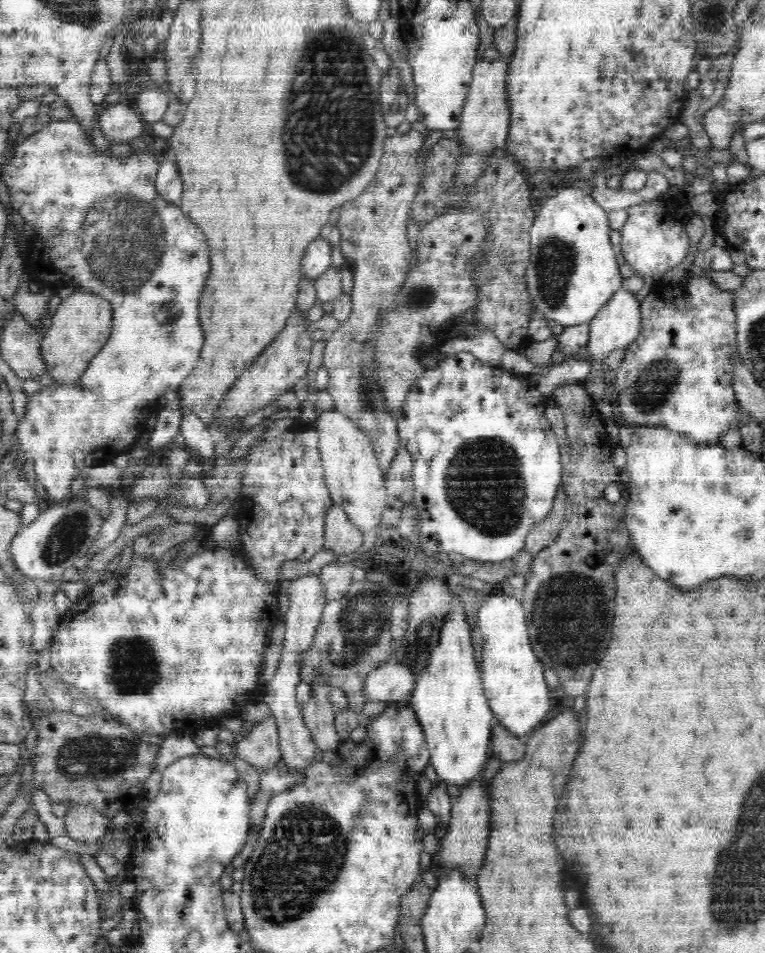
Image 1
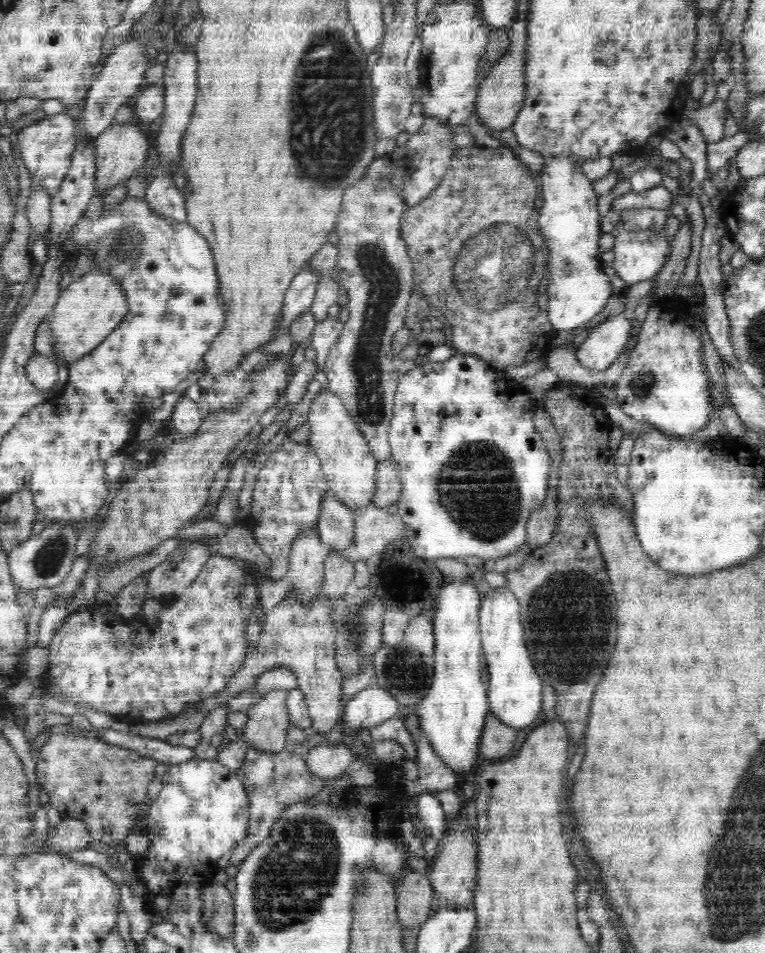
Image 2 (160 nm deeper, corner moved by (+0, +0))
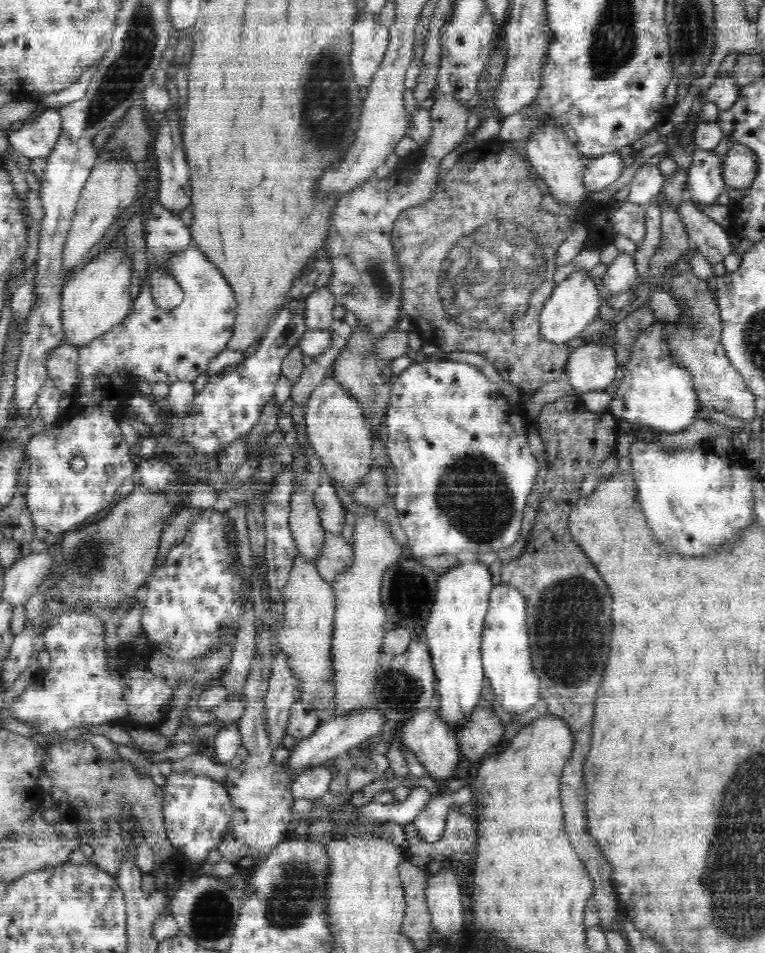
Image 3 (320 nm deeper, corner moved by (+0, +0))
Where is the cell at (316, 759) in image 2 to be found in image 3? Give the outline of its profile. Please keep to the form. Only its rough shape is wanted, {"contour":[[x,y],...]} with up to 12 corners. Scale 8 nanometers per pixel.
{"contour":[[335,764],[310,768],[291,784],[295,800],[328,792]]}

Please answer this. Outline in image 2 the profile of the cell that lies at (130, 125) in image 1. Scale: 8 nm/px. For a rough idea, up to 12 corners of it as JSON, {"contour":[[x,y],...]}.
{"contour":[[108,126],[96,144],[95,190],[110,192],[144,168],[152,138]]}

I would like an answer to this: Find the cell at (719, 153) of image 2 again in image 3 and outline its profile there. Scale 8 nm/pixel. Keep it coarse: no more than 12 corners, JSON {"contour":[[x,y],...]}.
{"contour":[[694,150],[687,170],[692,204],[714,206],[726,191],[723,159]]}

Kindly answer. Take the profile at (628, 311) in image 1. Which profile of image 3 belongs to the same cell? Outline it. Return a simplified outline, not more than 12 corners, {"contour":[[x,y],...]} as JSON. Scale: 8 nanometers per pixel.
{"contour":[[580,346],[565,367],[576,394],[606,391],[615,346]]}

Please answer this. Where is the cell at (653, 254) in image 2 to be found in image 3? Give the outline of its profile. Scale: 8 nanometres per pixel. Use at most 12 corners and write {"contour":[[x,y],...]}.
{"contour":[[620,251],[600,281],[606,296],[633,287],[634,257]]}

